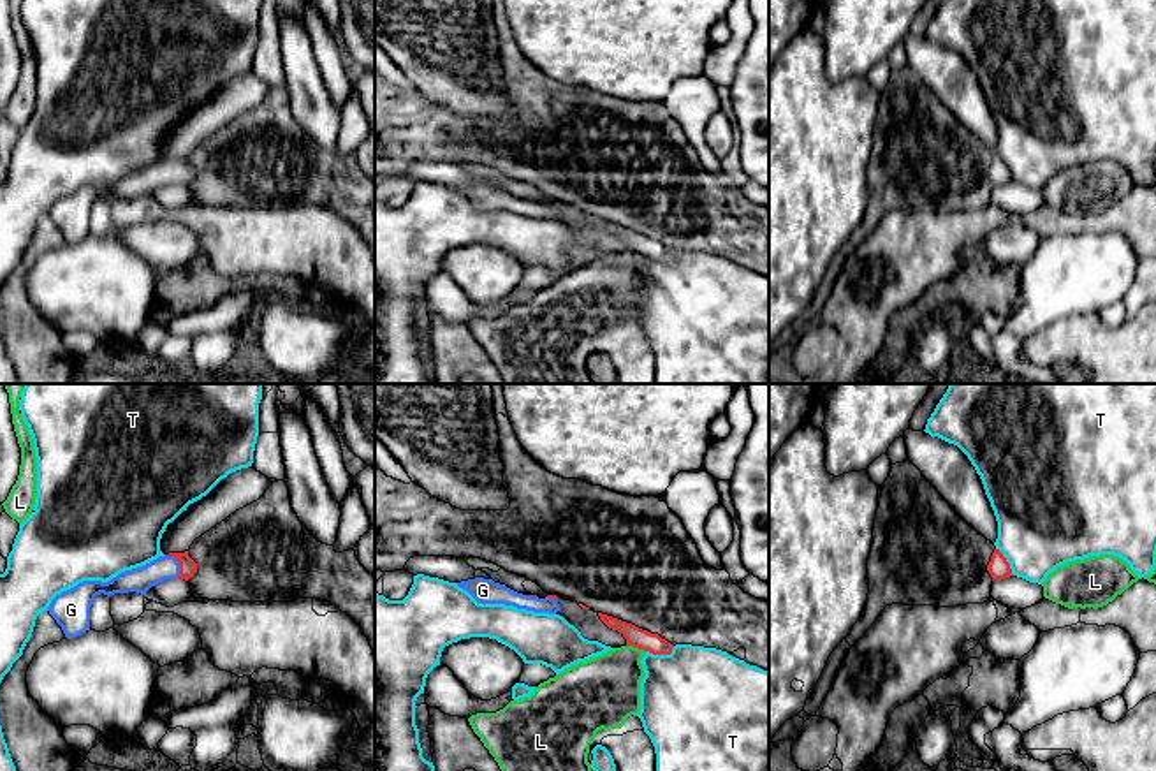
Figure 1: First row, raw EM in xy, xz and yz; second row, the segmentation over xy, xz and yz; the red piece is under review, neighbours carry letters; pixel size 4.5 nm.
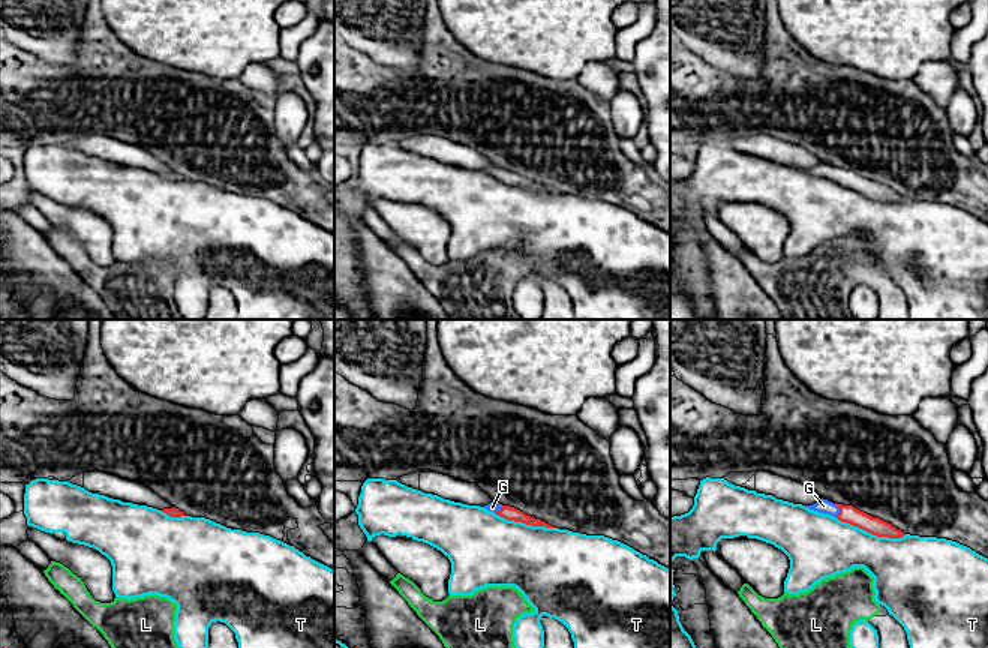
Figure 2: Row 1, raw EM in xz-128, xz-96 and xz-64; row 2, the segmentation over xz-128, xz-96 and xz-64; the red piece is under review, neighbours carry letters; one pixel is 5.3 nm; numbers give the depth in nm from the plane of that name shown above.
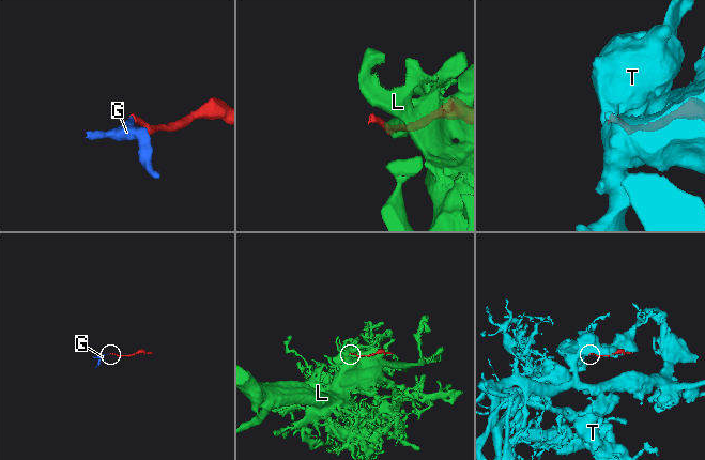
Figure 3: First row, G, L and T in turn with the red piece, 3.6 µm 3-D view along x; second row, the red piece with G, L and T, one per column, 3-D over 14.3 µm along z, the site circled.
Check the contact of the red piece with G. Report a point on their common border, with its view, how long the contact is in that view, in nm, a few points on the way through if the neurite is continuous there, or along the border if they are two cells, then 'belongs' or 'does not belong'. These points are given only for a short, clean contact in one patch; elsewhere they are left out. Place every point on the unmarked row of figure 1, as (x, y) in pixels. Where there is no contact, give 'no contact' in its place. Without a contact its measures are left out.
contact xy (178, 168); length 130 nm; way xy (187, 171), (178, 168), (139, 185); belongs

